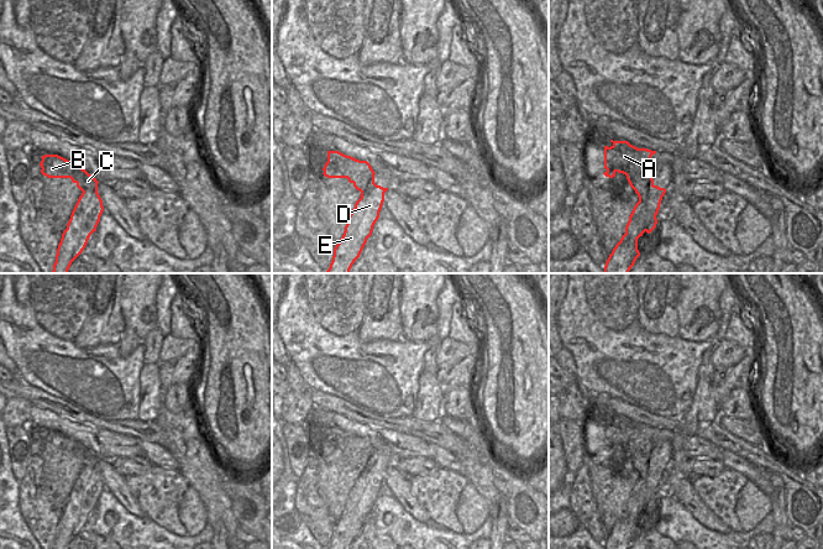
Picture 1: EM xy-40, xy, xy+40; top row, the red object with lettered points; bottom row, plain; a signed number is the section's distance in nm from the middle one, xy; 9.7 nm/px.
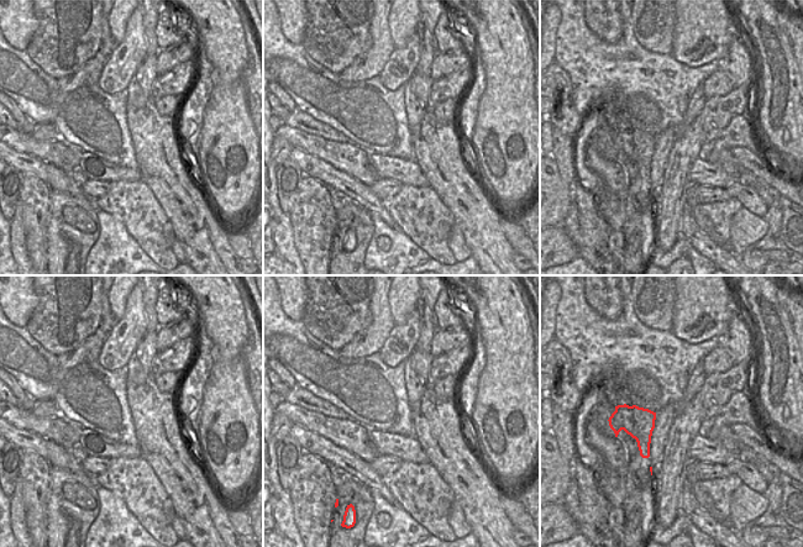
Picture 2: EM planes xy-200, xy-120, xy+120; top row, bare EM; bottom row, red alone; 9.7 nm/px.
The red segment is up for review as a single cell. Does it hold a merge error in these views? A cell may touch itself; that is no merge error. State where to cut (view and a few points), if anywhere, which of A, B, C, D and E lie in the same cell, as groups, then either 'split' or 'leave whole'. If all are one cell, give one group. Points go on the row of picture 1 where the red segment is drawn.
cut in xy along (383, 194), (368, 191), (367, 195), (361, 198); A B C / D E; split

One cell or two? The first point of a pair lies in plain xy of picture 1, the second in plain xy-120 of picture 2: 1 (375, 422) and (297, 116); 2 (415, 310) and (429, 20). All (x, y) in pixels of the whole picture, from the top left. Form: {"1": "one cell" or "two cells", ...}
{"1": "one cell", "2": "two cells"}

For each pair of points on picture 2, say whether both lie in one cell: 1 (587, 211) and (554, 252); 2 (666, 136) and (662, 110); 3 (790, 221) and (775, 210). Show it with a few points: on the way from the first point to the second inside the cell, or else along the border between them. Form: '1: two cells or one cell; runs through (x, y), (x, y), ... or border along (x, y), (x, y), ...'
1: two cells; border along (576, 246), (577, 254)
2: two cells; border along (675, 126), (665, 129), (656, 137)
3: two cells; border along (778, 199), (778, 206), (782, 212), (780, 236)

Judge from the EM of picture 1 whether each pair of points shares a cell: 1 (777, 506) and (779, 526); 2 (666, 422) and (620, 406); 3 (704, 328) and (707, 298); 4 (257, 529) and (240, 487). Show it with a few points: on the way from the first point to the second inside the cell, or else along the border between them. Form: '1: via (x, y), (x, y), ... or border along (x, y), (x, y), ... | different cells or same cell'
1: via (779, 511), (779, 521) | same cell
2: via (655, 421), (632, 413) | same cell
3: via (704, 320), (704, 306) | same cell
4: via (257, 519), (257, 506), (250, 497) | same cell

